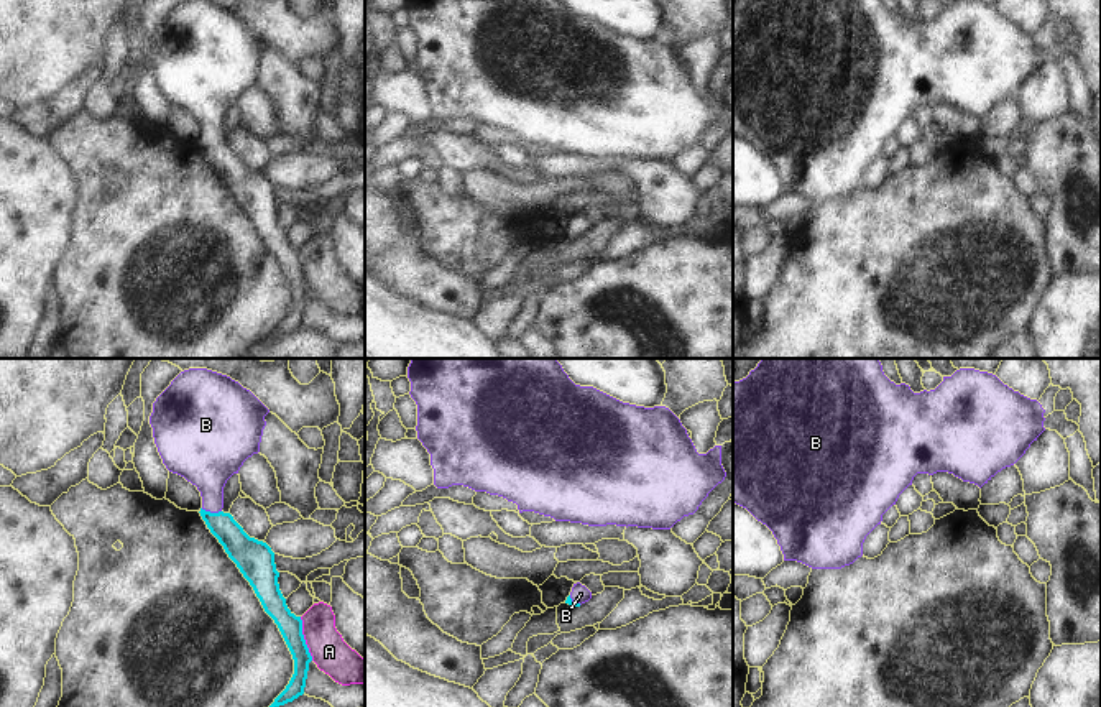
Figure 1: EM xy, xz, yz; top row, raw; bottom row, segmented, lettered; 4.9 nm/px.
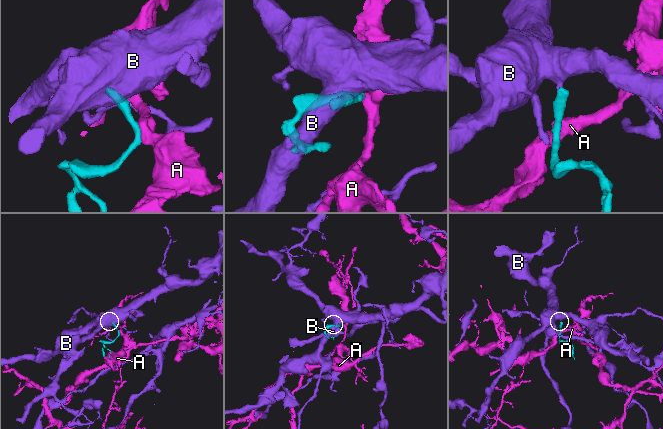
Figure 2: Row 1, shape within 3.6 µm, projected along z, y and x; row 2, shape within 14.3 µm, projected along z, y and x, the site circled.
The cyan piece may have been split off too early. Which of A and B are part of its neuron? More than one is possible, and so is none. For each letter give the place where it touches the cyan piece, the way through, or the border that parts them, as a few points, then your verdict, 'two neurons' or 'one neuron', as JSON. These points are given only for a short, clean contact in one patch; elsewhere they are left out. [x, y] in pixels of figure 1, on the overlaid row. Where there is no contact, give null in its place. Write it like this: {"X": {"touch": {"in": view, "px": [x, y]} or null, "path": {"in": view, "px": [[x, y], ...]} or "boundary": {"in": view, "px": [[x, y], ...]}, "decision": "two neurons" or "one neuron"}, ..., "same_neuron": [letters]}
{"A": {"touch": {"in": "xy", "px": [303, 638]}, "boundary": {"in": "xy", "px": [[299, 617], [303, 638], [313, 660]]}, "decision": "two neurons"}, "B": {"touch": {"in": "xy", "px": [209, 512]}, "path": {"in": "xy", "px": [[242, 549], [209, 512], [207, 461]]}, "decision": "one neuron"}, "same_neuron": ["B"]}

